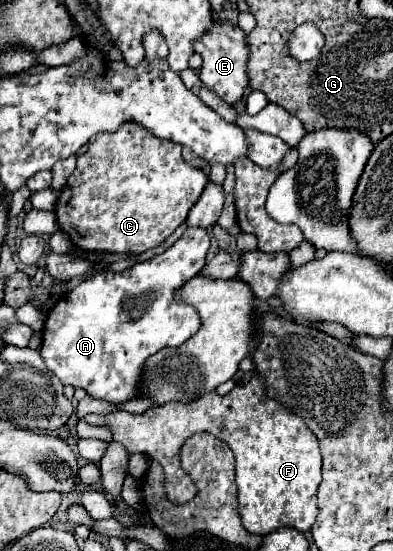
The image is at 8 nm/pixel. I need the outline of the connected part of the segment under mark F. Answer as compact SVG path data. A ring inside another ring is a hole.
M254 375L246 385L236 385L224 397L216 391L208 391L204 397L198 397L188 405L168 403L152 407L142 415L126 411L86 415L84 421L88 425L108 427L114 441L122 443L132 455L142 453L160 461L164 469L164 491L174 505L188 503L196 495L190 475L186 475L178 463L182 443L194 433L208 431L222 439L234 453L240 517L248 533L268 535L278 527L294 527L306 533L316 521L316 491L322 481L318 441L296 413L290 413L284 405L266 395L262 375Z

